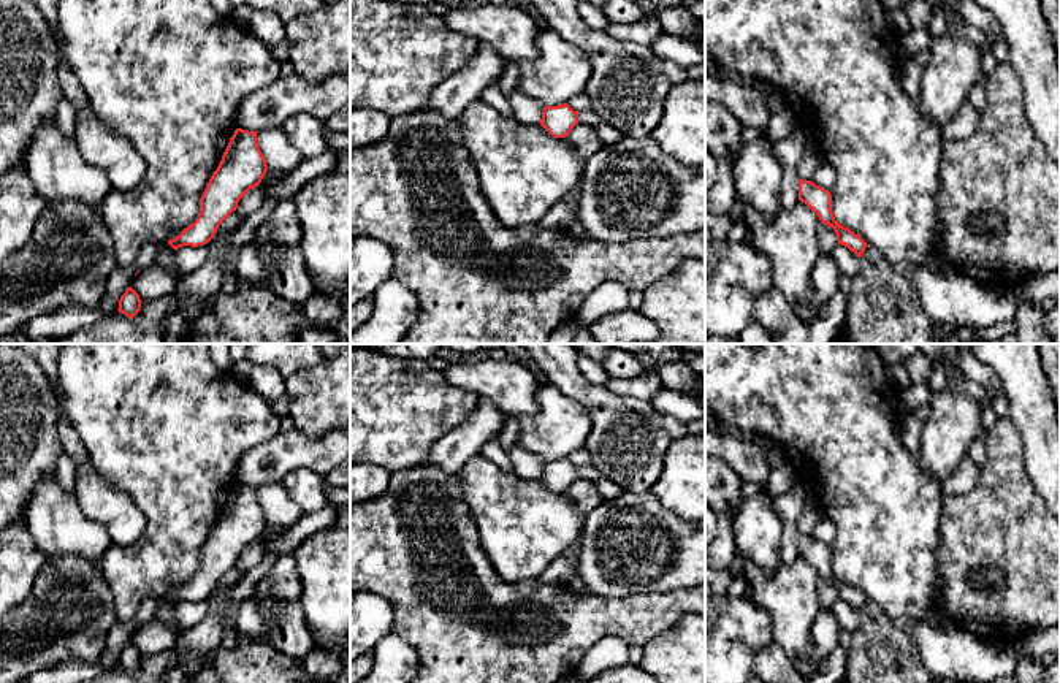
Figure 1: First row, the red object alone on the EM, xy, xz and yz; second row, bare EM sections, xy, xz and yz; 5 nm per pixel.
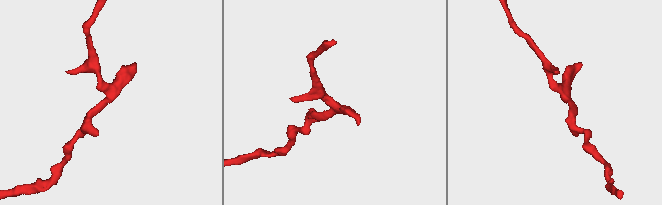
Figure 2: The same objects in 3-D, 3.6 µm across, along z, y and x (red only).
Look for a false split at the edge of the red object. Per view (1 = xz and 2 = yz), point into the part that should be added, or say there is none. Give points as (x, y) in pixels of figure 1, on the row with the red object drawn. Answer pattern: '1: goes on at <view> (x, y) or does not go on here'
1: does not go on here
2: does not go on here

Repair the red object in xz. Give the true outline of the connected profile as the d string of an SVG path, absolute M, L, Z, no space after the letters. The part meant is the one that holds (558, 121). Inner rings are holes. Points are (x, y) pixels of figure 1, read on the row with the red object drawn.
M567 103L543 108L540 125L555 138L566 138L577 124L578 113Z

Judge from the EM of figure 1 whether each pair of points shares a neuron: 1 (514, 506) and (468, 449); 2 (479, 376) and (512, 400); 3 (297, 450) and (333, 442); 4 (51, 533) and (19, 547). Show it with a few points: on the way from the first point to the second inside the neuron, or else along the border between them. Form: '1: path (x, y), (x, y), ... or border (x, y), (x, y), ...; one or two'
1: border (479, 454), (458, 474); two
2: path (488, 379), (496, 381), (506, 390); one
3: path (306, 450), (324, 450); one
4: border (24, 522), (35, 547), (45, 558); two

